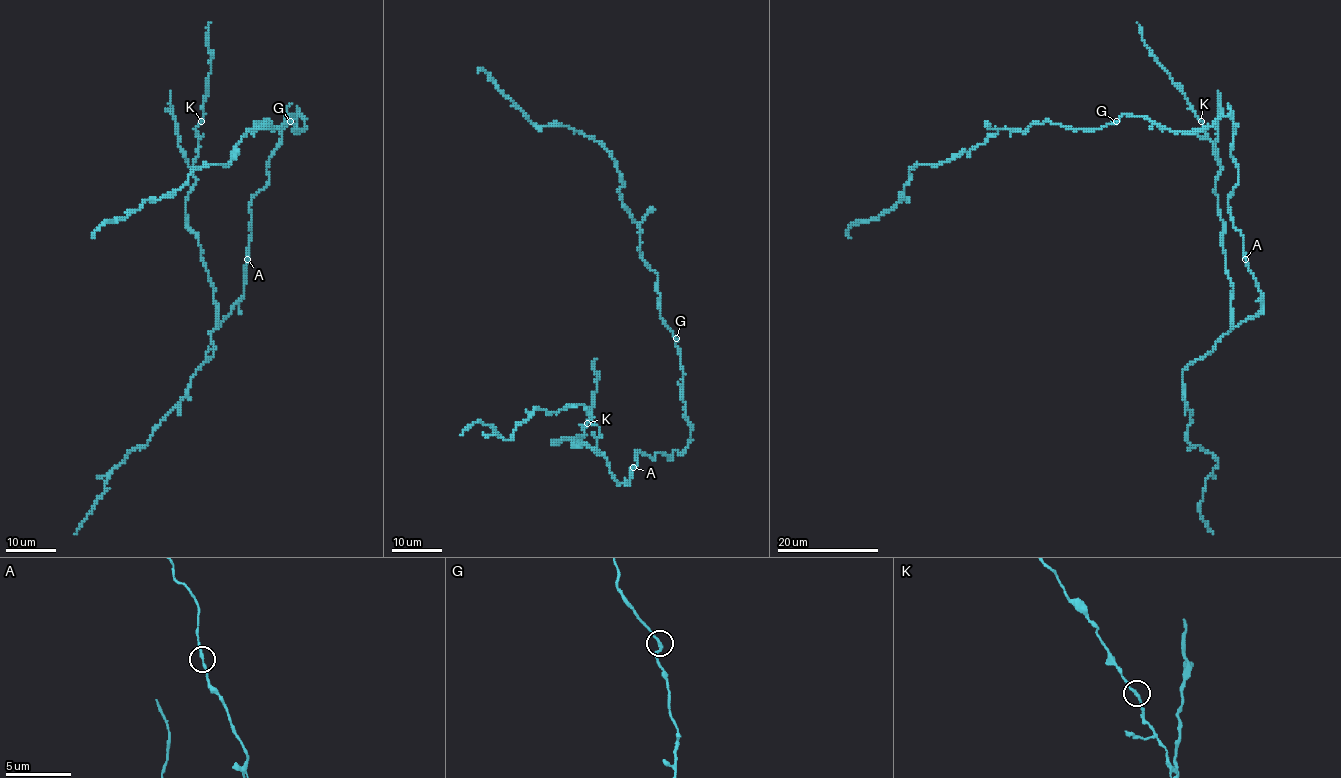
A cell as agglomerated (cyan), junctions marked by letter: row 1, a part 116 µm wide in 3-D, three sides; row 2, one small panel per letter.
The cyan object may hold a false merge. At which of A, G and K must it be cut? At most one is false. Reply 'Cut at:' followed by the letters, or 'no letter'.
Cut at: no letter

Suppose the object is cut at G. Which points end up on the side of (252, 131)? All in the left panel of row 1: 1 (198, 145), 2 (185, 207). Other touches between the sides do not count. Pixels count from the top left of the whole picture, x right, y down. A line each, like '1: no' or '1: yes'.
1: no
2: no

